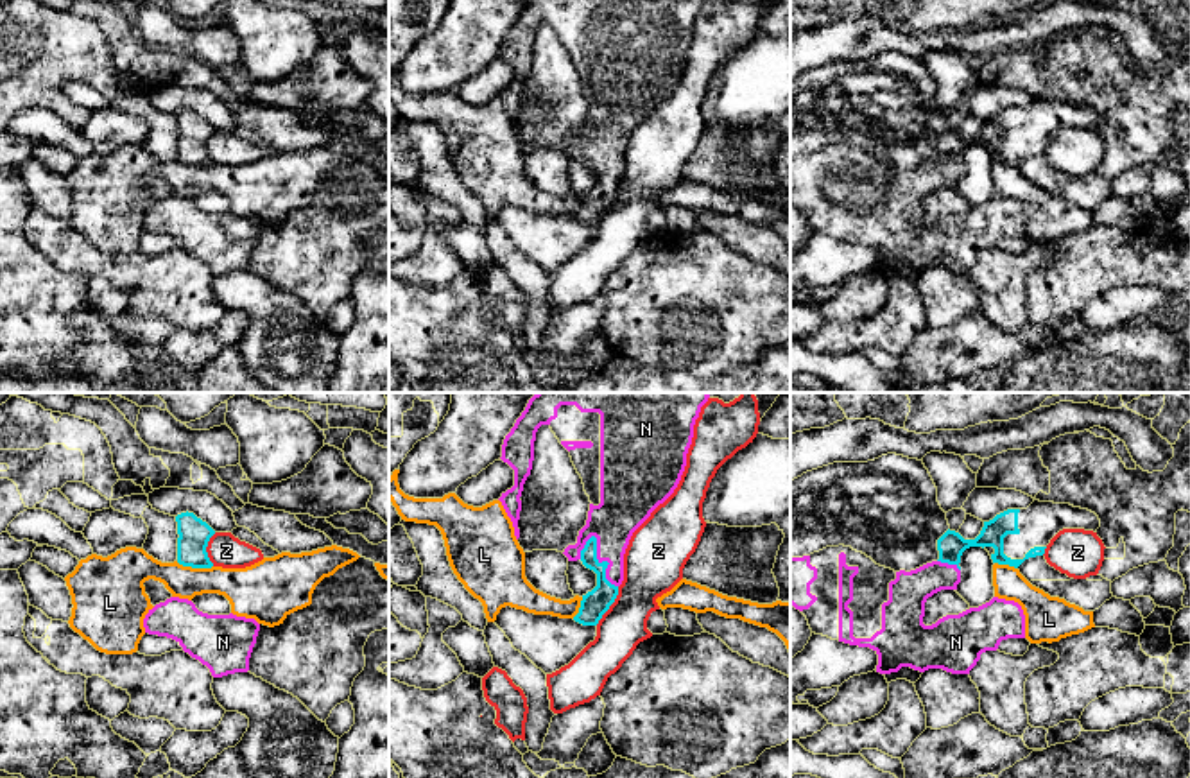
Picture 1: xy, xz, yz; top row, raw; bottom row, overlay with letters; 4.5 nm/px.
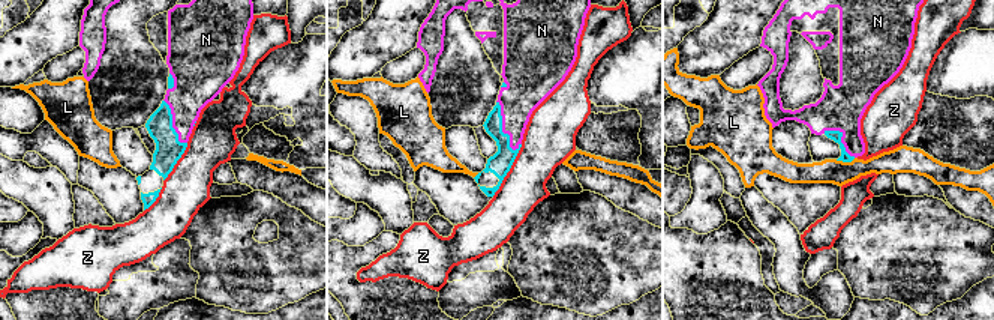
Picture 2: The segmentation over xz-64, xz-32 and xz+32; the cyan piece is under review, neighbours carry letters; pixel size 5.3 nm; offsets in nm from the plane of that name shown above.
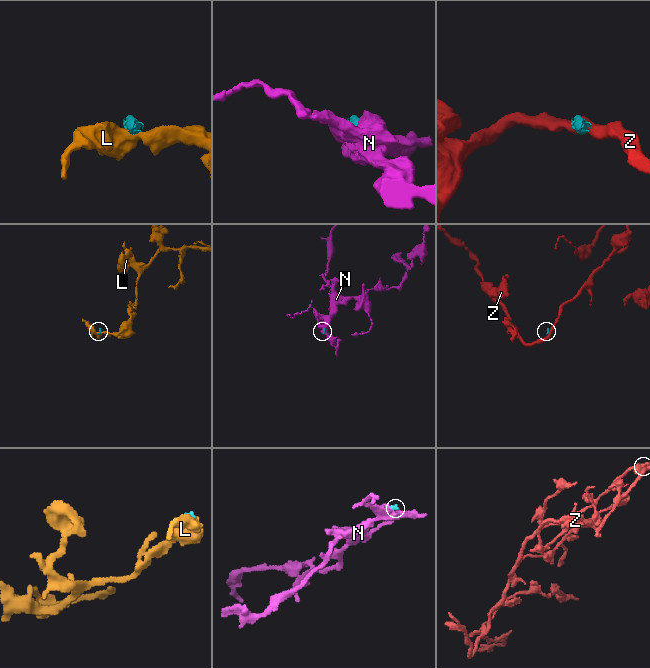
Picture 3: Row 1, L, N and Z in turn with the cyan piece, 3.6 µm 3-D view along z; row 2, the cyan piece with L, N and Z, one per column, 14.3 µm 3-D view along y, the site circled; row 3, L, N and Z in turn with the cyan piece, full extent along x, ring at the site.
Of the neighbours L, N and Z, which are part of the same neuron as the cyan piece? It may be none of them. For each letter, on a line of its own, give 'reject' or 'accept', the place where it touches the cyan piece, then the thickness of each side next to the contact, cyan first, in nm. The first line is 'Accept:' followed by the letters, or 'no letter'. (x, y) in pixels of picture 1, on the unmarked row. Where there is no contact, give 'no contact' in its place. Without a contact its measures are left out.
Accept: N
L: reject; contact xy (194, 165); calibres 140 and 180 nm
N: accept; contact xz (604, 160); calibres 120 and 220 nm
Z: reject; contact xz (610, 203); calibres 120 and 260 nm

